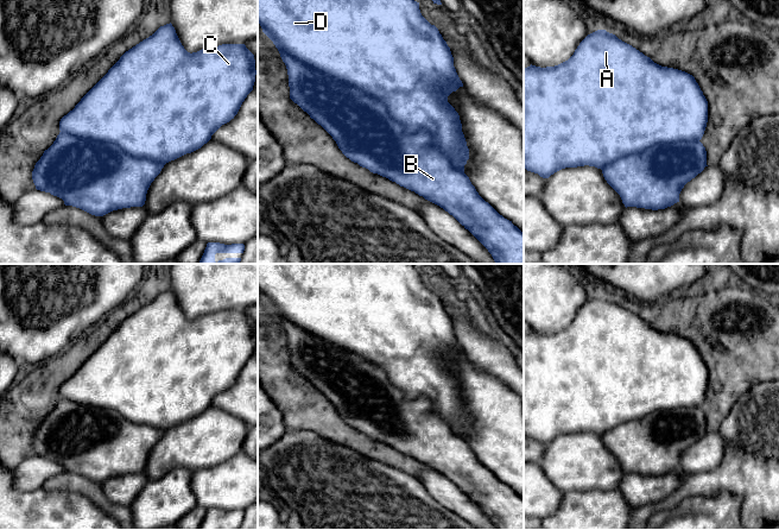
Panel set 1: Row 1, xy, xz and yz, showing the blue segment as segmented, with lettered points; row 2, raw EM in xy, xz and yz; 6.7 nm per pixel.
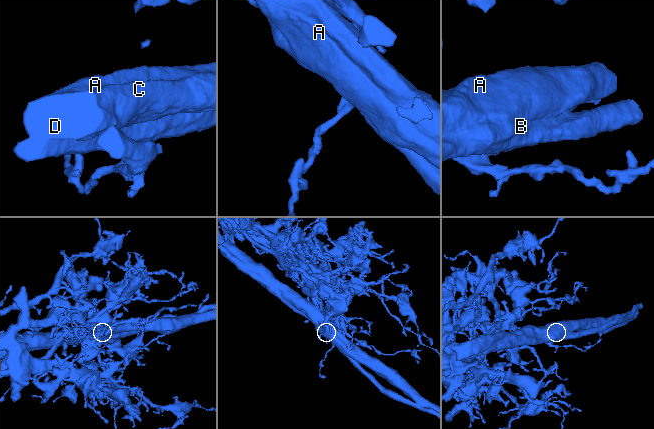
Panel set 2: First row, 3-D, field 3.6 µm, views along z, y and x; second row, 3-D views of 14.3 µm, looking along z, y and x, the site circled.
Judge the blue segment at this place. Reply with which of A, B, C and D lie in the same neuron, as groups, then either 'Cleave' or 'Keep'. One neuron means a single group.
Groups: A C D / B. Cleave

